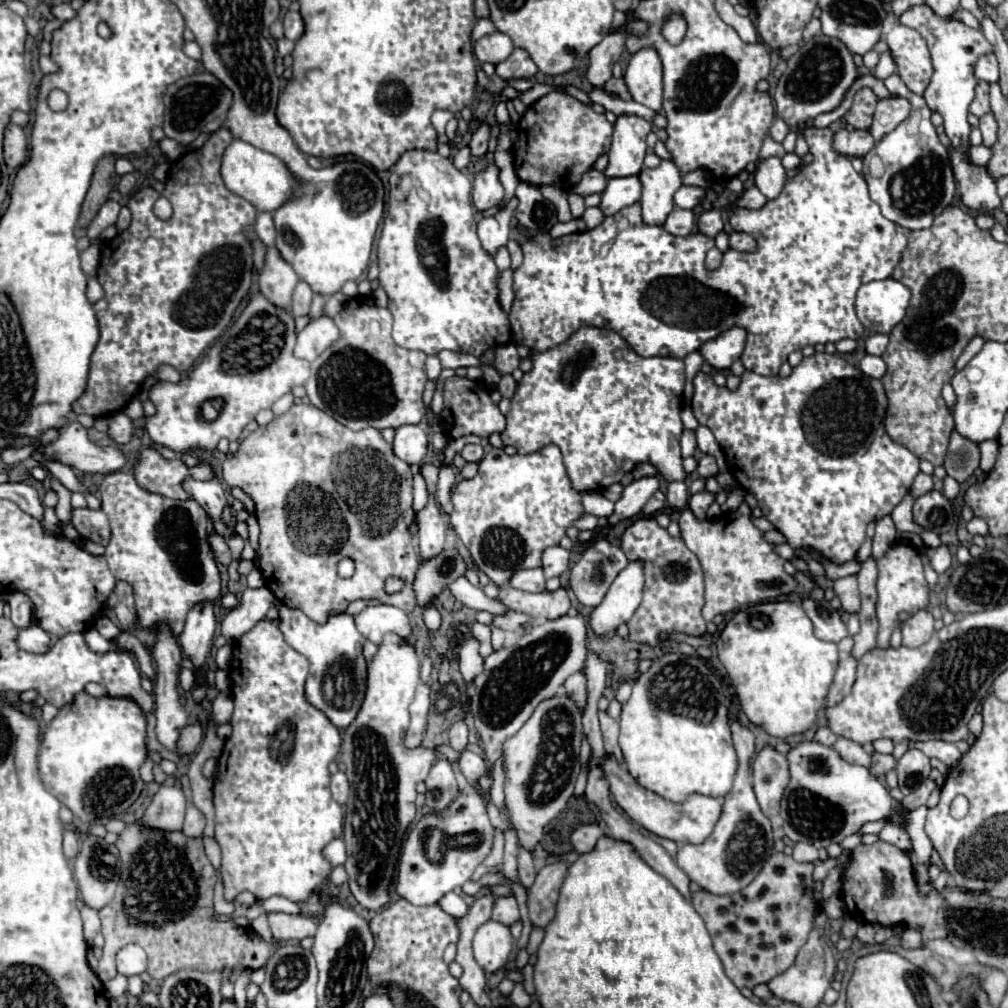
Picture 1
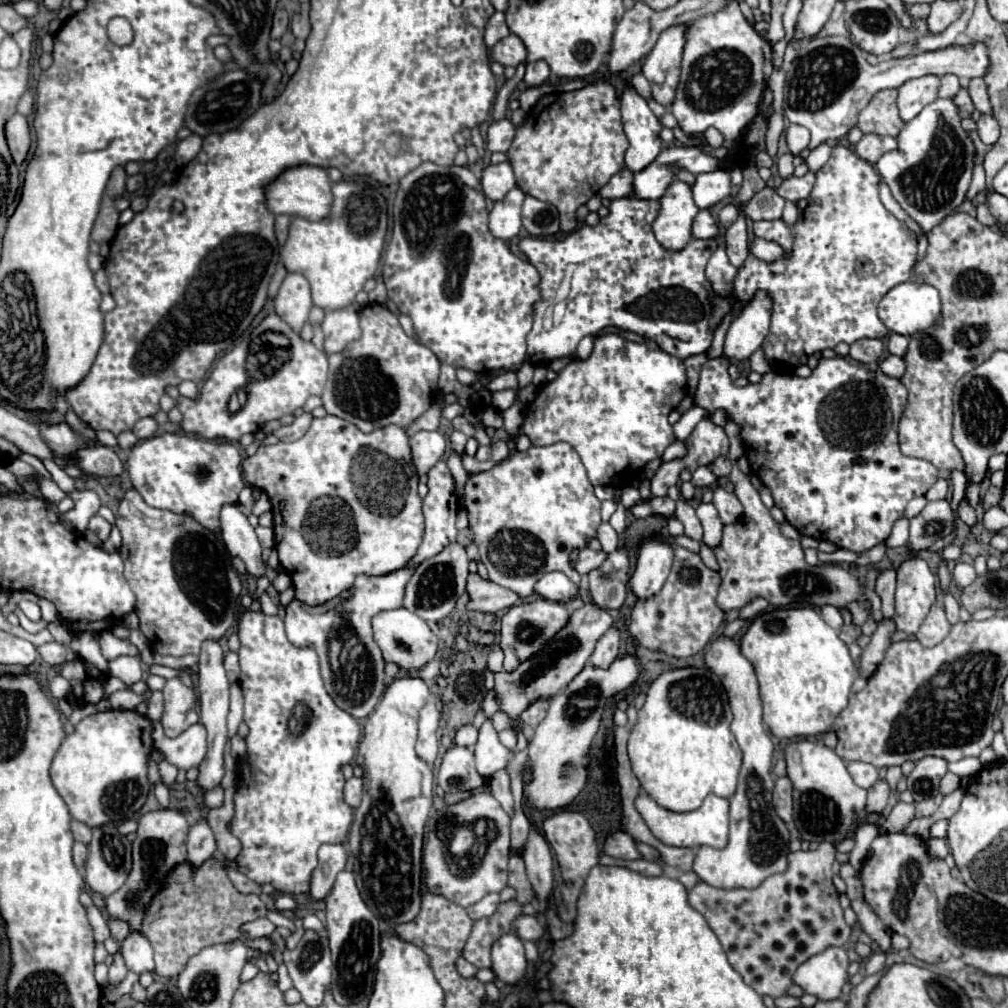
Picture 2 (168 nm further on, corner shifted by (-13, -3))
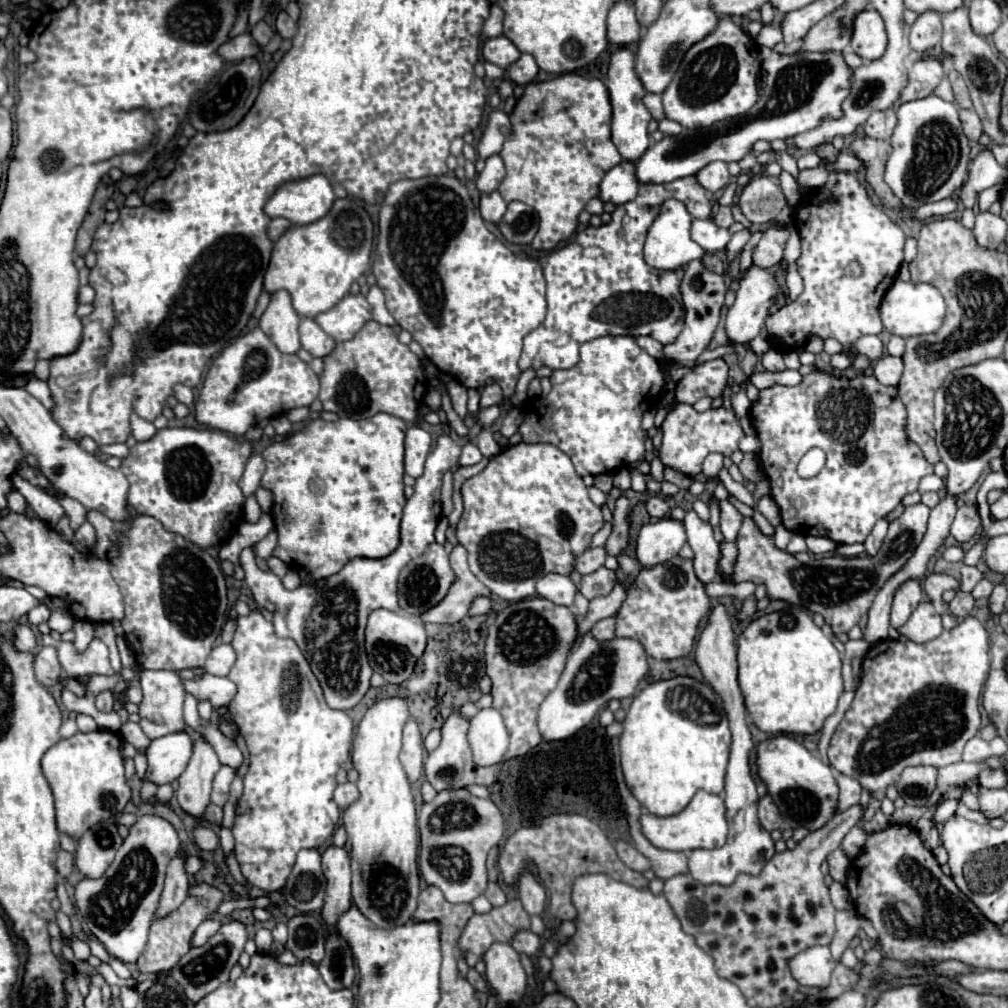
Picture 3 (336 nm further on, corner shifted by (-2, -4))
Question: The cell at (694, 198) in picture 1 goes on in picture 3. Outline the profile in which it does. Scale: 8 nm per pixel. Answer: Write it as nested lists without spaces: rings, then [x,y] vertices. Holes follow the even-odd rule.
[[[710,162],[706,168],[702,168],[696,174],[696,180],[708,192],[718,192],[718,190],[726,188],[726,184],[730,182],[726,162]]]

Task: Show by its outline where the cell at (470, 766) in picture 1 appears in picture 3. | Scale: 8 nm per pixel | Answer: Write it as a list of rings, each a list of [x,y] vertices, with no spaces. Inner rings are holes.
[[[480,710],[468,728],[468,744],[478,766],[500,764],[508,748],[508,732],[498,710]]]

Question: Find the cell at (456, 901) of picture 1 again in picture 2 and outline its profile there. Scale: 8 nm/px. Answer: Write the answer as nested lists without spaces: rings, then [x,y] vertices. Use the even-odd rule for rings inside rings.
[[[489,893],[485,895],[479,903],[467,907],[467,913],[471,919],[481,919],[481,917],[489,917],[493,915],[493,911],[497,911],[501,899],[499,899],[499,893]]]

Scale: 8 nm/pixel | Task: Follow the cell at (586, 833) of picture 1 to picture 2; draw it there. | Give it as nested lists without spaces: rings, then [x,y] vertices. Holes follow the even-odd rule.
[[[617,831],[607,837],[603,845],[603,853],[617,859],[641,859],[641,853],[637,851],[637,843],[629,833],[623,831]]]

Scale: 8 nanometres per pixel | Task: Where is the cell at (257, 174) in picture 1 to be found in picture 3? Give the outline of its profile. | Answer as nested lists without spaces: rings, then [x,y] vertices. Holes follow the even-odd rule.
[[[314,174],[278,186],[266,202],[264,212],[270,218],[286,218],[292,224],[312,224],[330,210],[334,198],[328,178],[324,174]]]

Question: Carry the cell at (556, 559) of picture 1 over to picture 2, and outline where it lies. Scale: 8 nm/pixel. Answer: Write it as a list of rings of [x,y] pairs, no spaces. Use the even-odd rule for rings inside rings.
[[[585,547],[585,549],[579,551],[577,559],[575,559],[571,565],[573,565],[573,569],[575,569],[579,575],[587,575],[589,571],[601,567],[601,563],[603,563],[605,559],[607,559],[607,553],[605,553],[605,551],[593,551],[593,549]]]

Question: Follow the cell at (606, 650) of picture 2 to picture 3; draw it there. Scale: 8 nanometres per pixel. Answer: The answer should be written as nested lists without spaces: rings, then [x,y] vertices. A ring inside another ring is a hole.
[[[606,618],[606,620],[600,620],[594,628],[592,628],[592,636],[598,640],[598,642],[608,642],[614,638],[614,618]]]

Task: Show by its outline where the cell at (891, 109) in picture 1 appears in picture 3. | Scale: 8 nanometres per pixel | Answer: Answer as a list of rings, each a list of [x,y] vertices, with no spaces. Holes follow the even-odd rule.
[[[918,60],[910,70],[908,70],[908,84],[904,86],[902,94],[894,102],[894,108],[916,100],[916,98],[926,98],[934,92],[938,82],[944,76],[944,64],[940,60]]]

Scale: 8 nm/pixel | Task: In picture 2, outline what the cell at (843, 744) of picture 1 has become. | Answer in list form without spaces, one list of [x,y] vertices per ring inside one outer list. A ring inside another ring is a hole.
[[[853,761],[853,763],[847,763],[847,769],[849,769],[853,781],[855,781],[859,787],[871,789],[873,783],[877,783],[877,775],[879,775],[879,771],[877,771],[873,765],[869,765],[869,763]]]

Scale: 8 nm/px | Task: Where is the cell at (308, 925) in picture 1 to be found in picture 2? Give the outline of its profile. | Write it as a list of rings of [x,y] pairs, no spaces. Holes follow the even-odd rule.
[[[255,919],[255,921],[249,921],[249,923],[243,923],[241,925],[241,933],[249,939],[259,939],[259,937],[269,937],[271,931],[275,929],[275,925],[269,921],[269,919]]]

